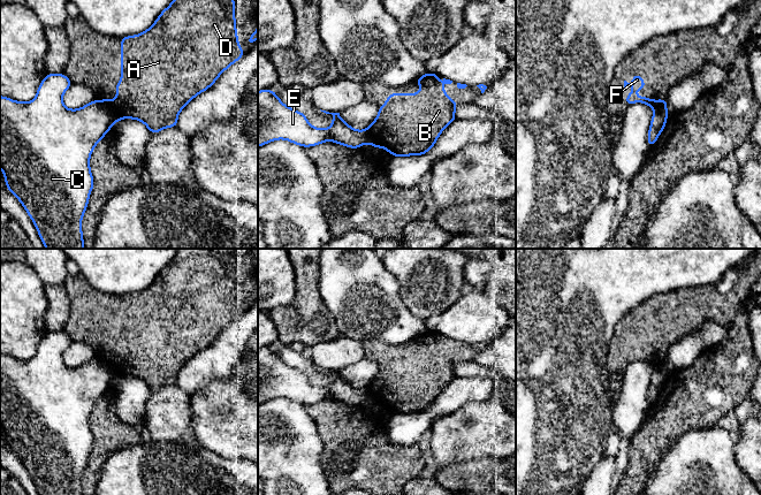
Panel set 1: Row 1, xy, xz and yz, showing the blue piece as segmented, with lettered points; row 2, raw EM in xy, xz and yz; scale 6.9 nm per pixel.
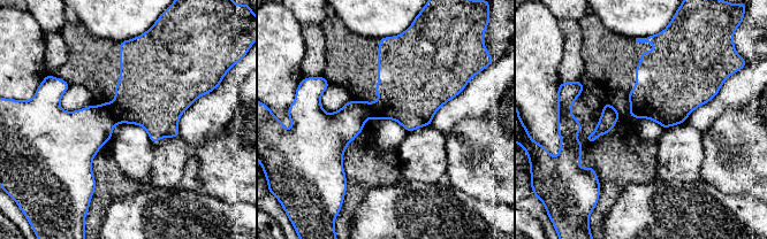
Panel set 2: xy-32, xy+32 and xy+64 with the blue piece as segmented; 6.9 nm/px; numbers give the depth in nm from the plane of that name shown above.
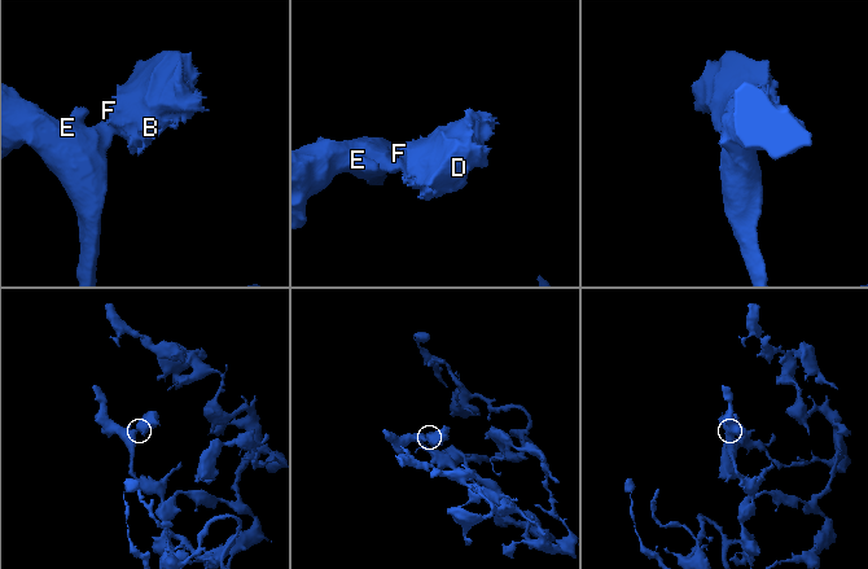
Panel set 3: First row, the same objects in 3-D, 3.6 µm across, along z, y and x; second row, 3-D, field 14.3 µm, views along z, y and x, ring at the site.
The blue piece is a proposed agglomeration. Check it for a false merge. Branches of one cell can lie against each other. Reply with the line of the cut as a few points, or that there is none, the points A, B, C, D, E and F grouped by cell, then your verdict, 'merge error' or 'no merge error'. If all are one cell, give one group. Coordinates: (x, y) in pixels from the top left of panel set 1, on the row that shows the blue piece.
cut in xy along (100, 103), (116, 120); A B D F / C E; merge error

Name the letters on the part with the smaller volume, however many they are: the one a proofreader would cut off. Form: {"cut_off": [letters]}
{"cut_off": ["A", "B", "D", "F"]}

